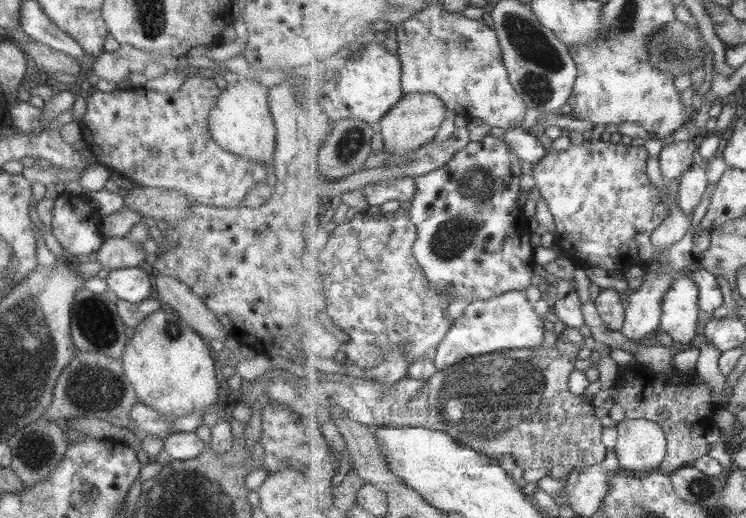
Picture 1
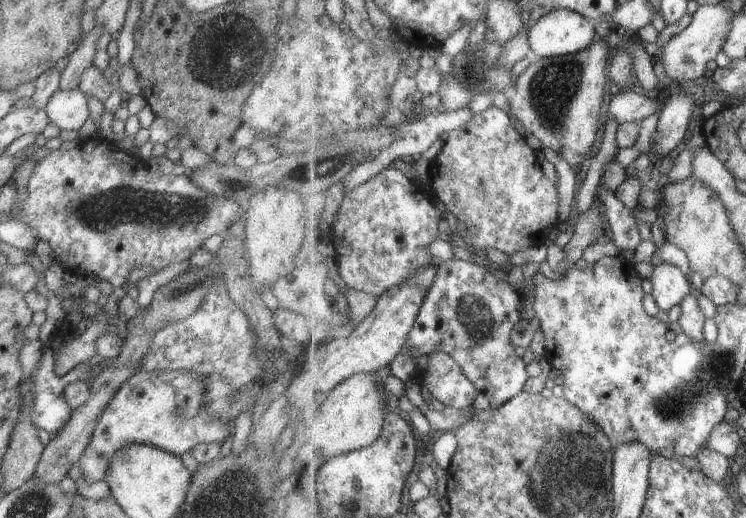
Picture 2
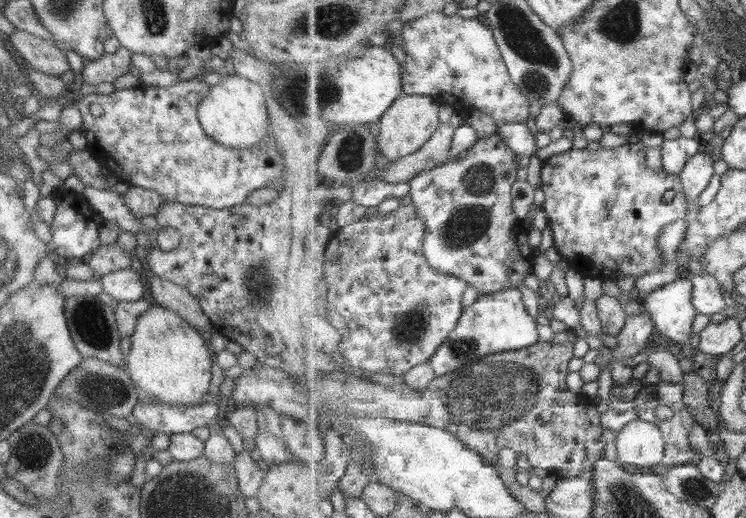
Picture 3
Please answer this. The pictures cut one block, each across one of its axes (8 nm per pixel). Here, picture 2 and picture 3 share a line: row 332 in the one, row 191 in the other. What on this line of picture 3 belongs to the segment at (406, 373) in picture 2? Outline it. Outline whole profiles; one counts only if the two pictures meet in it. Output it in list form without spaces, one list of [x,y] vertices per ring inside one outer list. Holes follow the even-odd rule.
[[[498,132],[492,137],[480,139],[474,148],[466,151],[456,160],[451,160],[438,168],[427,170],[411,180],[411,198],[418,205],[419,215],[426,221],[428,237],[424,244],[426,258],[430,264],[442,272],[452,274],[468,282],[468,286],[477,287],[481,296],[504,292],[507,288],[516,288],[524,284],[526,278],[526,262],[528,262],[528,274],[532,274],[534,260],[528,260],[532,256],[530,248],[524,248],[522,258],[514,260],[512,254],[516,254],[514,242],[516,230],[520,226],[515,209],[513,186],[518,182],[518,168],[520,168],[520,156],[507,143]]]

